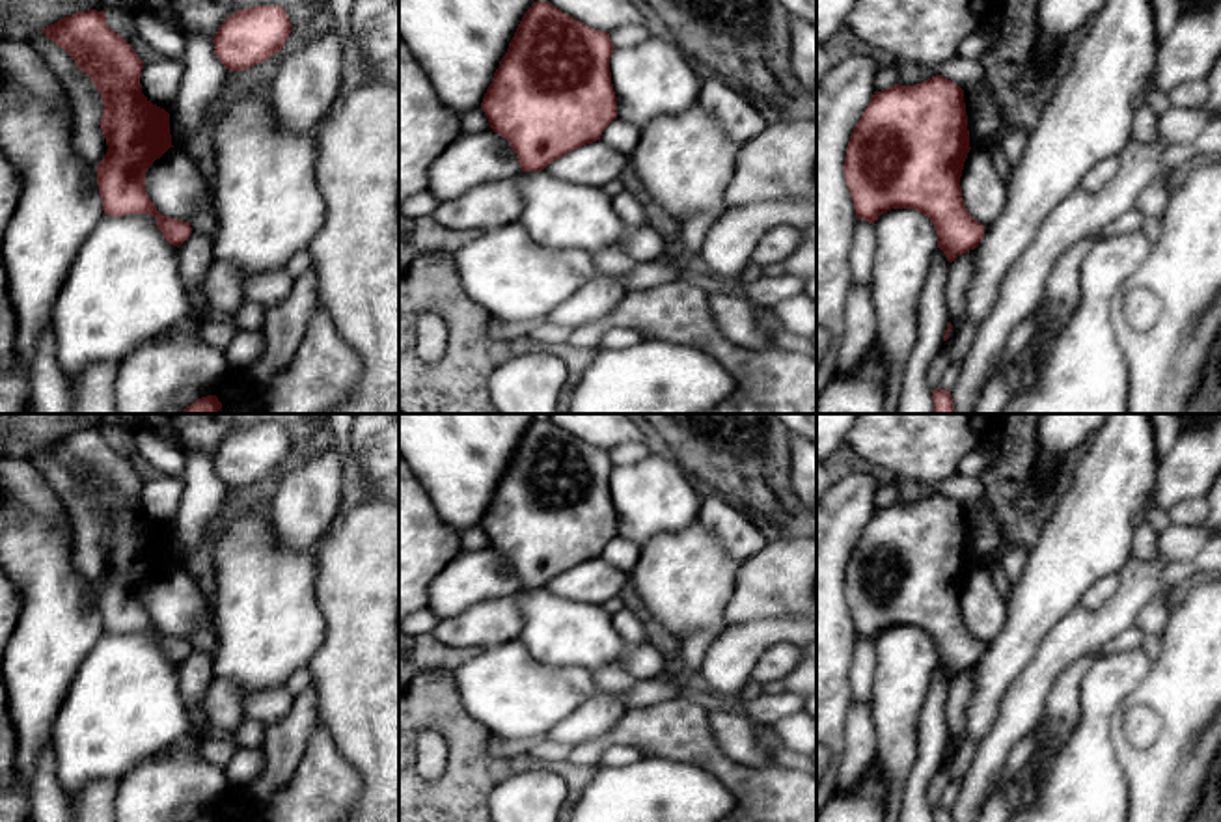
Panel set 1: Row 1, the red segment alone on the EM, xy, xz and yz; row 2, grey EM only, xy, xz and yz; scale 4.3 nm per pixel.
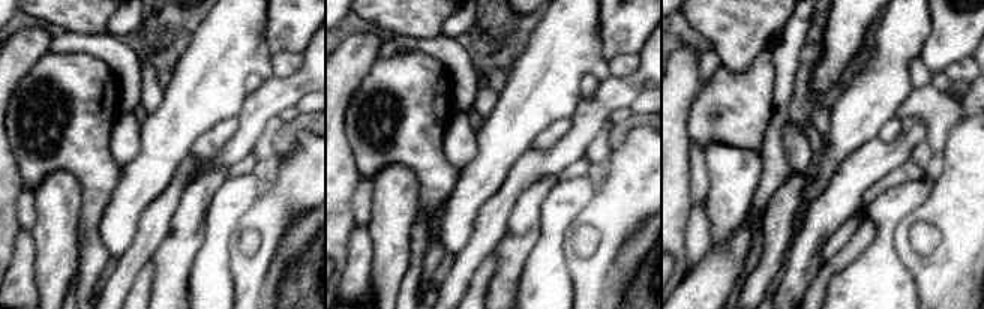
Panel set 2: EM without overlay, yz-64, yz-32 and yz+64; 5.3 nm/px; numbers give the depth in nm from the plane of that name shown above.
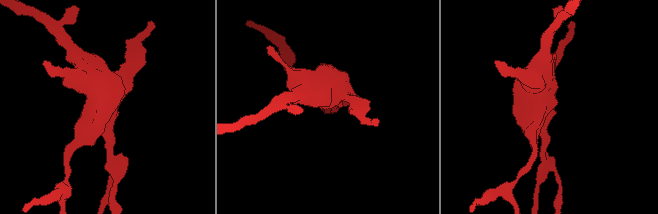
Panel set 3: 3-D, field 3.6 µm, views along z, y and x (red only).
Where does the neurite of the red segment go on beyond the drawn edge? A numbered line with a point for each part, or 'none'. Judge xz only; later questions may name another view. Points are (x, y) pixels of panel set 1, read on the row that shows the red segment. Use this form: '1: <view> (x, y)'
none

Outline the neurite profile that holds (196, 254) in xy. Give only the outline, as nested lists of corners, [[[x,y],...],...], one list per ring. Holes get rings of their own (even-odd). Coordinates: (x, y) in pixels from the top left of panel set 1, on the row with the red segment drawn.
[[[192,231],[190,237],[179,246],[179,270],[183,285],[190,302],[190,317],[201,322],[209,313],[207,295],[203,281],[214,259],[214,240],[209,235]]]

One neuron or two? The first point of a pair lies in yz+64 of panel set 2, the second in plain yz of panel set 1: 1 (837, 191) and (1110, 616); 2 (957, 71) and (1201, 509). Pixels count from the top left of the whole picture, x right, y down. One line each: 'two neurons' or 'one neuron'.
1: one neuron
2: one neuron

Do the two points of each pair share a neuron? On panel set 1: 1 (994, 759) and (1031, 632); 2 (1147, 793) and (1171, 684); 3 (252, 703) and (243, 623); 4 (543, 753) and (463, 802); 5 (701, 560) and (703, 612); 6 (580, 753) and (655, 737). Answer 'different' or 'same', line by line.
1: different
2: same
3: different
4: different
5: same
6: same

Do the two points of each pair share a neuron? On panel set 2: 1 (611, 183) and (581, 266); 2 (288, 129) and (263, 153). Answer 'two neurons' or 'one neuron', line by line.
1: one neuron
2: two neurons

